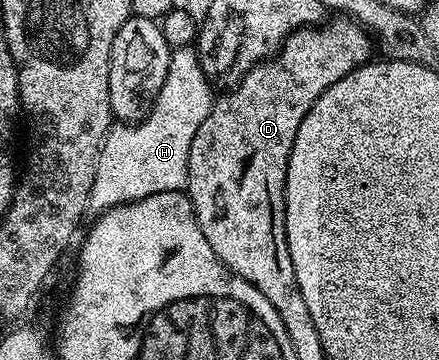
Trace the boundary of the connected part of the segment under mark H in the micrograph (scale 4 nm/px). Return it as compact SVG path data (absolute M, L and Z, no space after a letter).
M192 45L176 47L169 59L167 80L149 113L139 122L110 126L99 152L88 213L96 216L159 192L184 191L189 185L191 140L195 140L199 124L207 120L214 101L214 87L199 64L196 49Z

